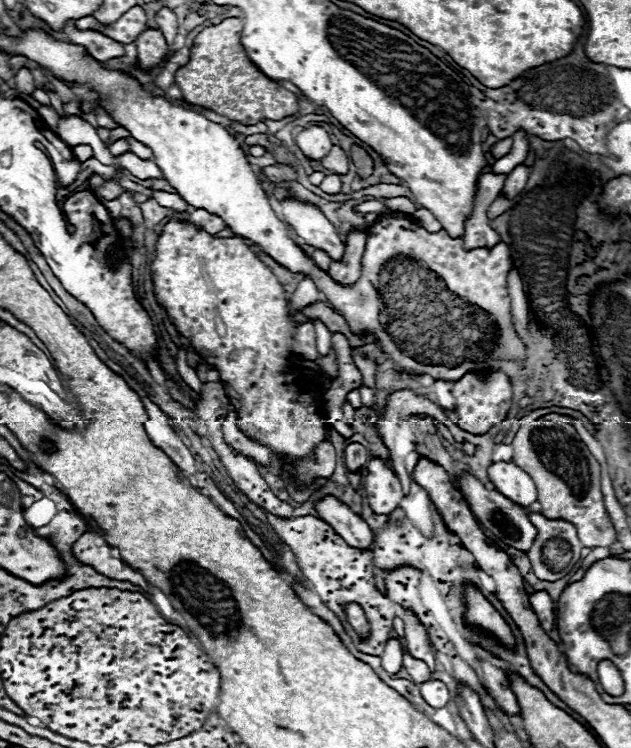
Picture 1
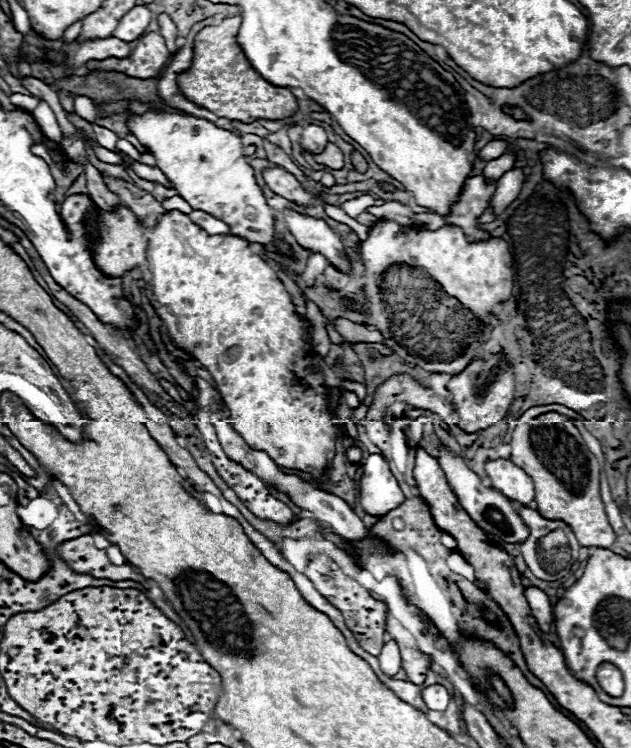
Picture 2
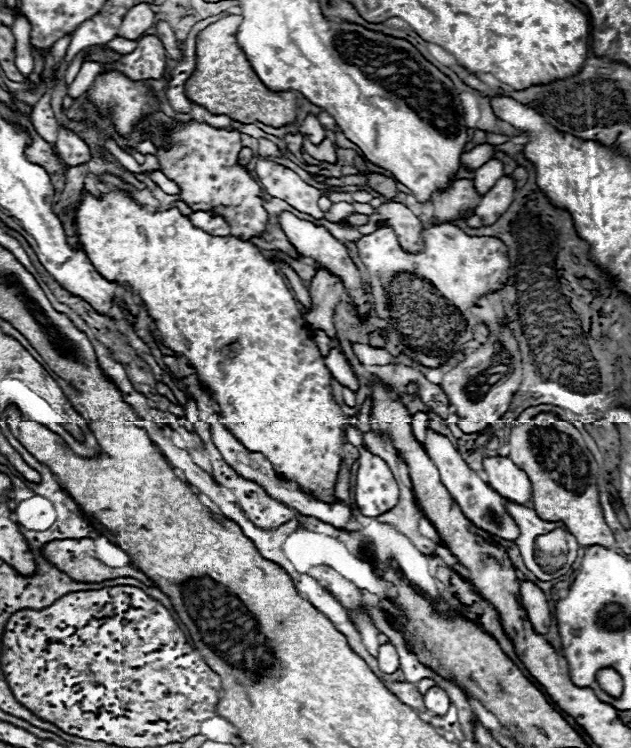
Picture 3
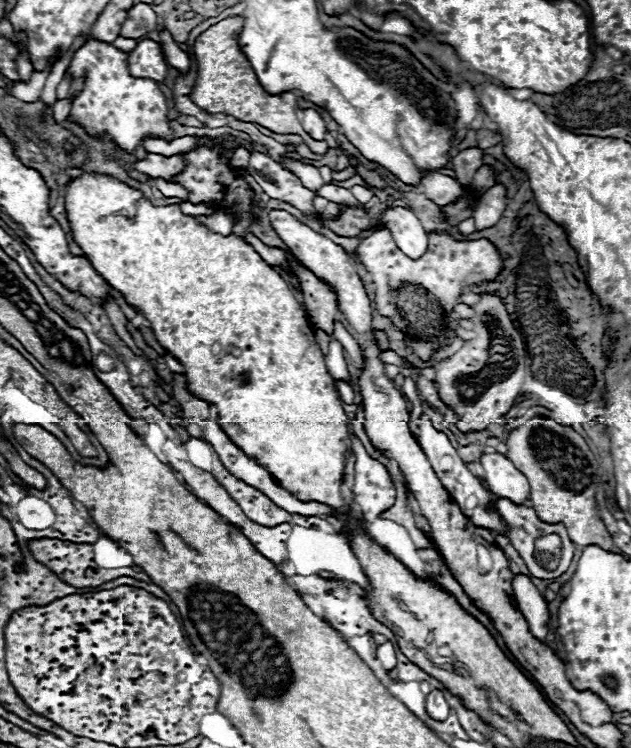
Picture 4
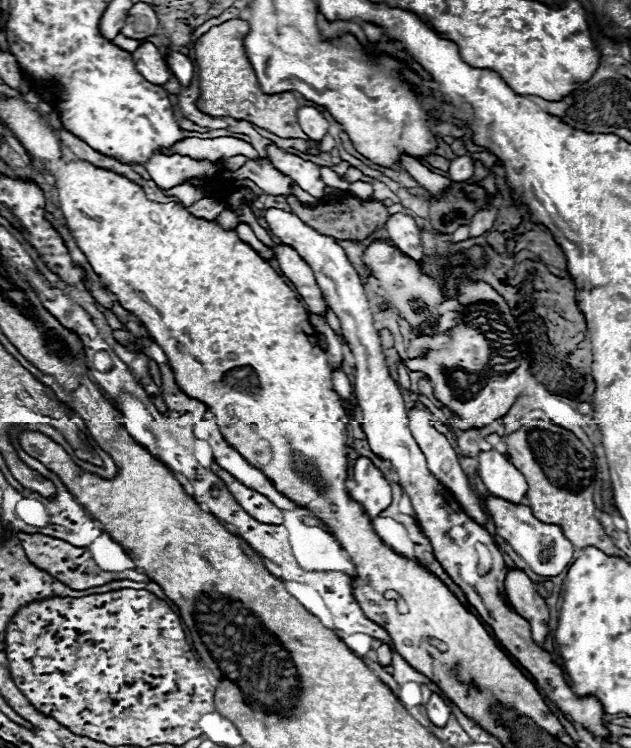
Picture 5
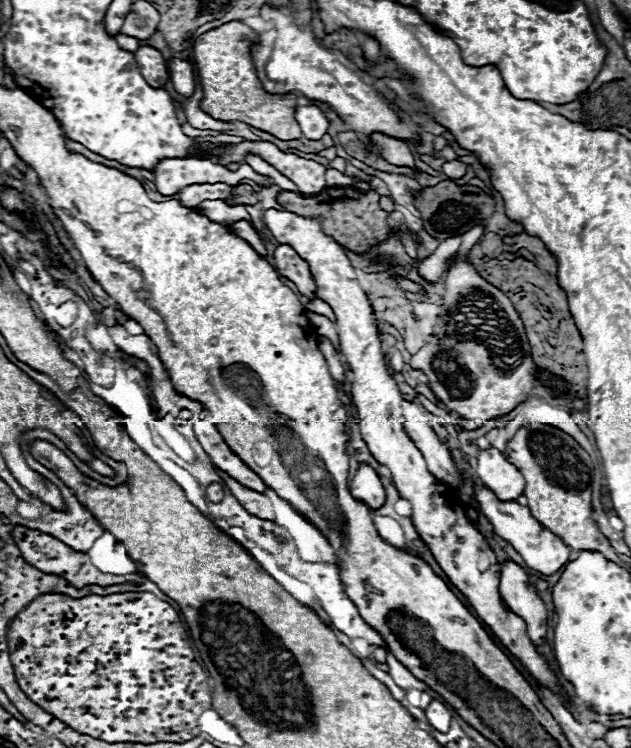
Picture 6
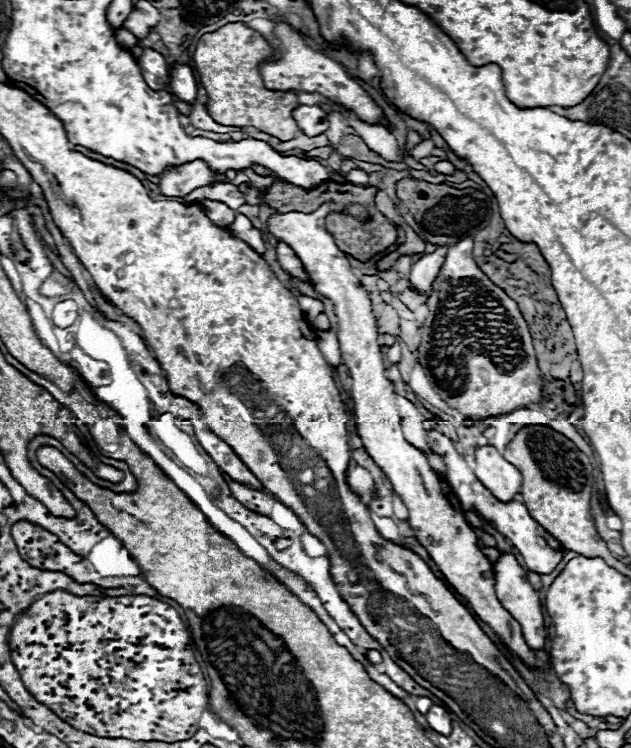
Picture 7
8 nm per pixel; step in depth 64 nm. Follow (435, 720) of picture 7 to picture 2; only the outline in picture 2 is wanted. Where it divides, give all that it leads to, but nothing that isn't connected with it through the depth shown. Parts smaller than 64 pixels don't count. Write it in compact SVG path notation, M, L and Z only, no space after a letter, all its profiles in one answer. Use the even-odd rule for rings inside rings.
M432 684L432 686L422 688L422 698L424 698L424 702L430 710L440 710L442 712L442 710L446 710L452 696L442 684Z

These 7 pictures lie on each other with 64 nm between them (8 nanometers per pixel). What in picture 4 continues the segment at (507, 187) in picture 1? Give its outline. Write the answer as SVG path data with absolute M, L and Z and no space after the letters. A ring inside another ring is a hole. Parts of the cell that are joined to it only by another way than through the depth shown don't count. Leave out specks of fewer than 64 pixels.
M496 184L478 198L476 210L474 210L476 230L490 228L500 220L502 212L506 210L506 192L508 190L504 184Z

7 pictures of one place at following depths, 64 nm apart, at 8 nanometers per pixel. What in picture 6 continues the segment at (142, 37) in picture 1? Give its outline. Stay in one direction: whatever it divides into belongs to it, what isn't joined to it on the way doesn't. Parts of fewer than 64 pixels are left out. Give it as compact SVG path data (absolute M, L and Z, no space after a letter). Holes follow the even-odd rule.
M140 46L134 52L134 58L136 58L138 70L144 76L144 80L152 88L164 88L164 84L170 80L168 64L166 64L164 56L156 48L152 48L152 46Z

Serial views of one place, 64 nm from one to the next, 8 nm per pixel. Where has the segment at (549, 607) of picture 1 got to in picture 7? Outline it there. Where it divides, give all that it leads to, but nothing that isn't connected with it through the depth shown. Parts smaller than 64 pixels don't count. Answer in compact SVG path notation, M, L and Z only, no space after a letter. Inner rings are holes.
M502 554L498 562L494 564L494 578L496 578L496 596L500 598L502 606L520 622L522 634L526 638L526 644L532 650L544 648L546 628L544 628L544 614L542 614L542 602L538 598L538 592L532 588L532 584L526 578L524 568L518 564L518 560L512 554Z

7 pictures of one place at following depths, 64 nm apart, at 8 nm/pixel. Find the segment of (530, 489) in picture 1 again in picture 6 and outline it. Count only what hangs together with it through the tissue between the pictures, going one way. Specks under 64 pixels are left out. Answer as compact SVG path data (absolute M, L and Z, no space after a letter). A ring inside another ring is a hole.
M496 448L480 450L478 452L478 466L476 476L482 480L482 484L492 490L500 500L510 502L518 500L524 492L524 476L516 466L512 466L502 452Z

